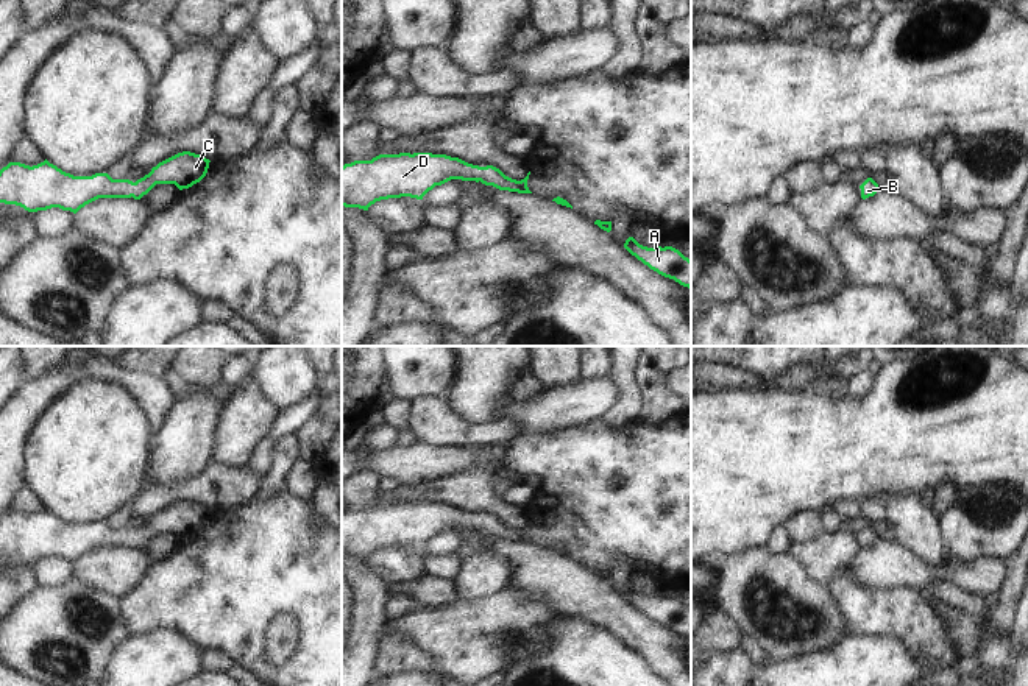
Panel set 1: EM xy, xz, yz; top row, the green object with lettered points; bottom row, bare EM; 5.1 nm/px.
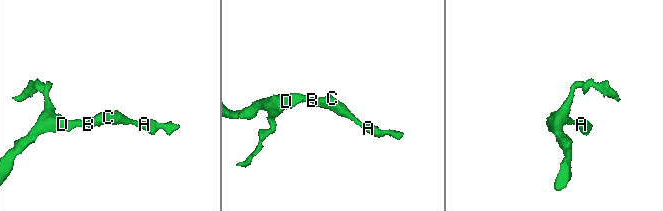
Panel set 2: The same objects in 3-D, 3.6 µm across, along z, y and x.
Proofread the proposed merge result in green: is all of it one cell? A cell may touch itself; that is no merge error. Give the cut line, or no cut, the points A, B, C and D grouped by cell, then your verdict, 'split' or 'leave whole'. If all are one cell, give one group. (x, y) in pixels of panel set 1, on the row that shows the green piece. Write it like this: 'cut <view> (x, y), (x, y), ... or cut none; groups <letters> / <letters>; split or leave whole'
cut none; groups A B C D; leave whole

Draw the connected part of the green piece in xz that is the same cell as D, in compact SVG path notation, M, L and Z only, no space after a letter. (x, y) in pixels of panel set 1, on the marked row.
M379 154L371 161L354 161L342 167L342 207L368 210L381 200L423 200L435 186L451 179L480 181L499 190L532 193L527 187L529 175L530 172L516 181L493 165L479 167L446 154Z

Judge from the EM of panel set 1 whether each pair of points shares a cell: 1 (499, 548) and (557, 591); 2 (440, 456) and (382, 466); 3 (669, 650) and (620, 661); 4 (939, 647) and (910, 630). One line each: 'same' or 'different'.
1: same
2: same
3: different
4: same

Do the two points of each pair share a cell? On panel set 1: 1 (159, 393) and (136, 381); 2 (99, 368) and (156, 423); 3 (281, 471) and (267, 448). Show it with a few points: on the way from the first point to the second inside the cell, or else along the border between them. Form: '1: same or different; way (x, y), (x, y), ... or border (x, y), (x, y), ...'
1: same; way (153, 393), (142, 385)
2: same; way (117, 376), (131, 381), (155, 404)
3: different; border (276, 445), (273, 468), (267, 480)

